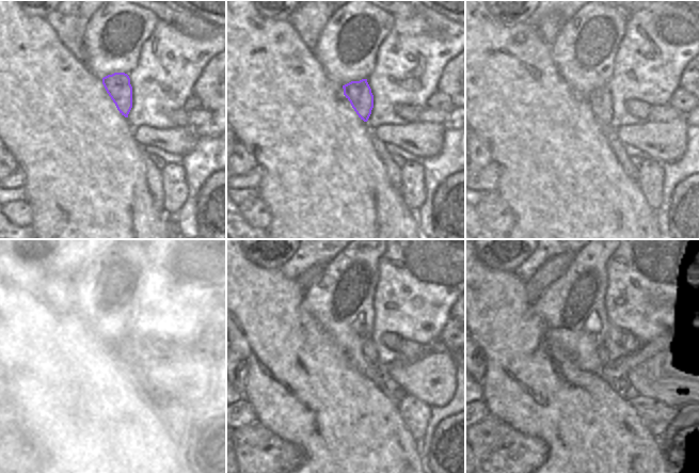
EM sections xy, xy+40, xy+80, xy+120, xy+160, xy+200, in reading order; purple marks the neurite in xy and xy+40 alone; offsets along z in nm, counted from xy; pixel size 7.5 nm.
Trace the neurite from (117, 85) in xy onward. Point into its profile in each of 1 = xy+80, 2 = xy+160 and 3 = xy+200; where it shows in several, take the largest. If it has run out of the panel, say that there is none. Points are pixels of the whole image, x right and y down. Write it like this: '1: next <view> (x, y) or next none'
1: next xy+80 (600, 99)
2: next xy+160 (372, 352)
3: next xy+200 (610, 353)

